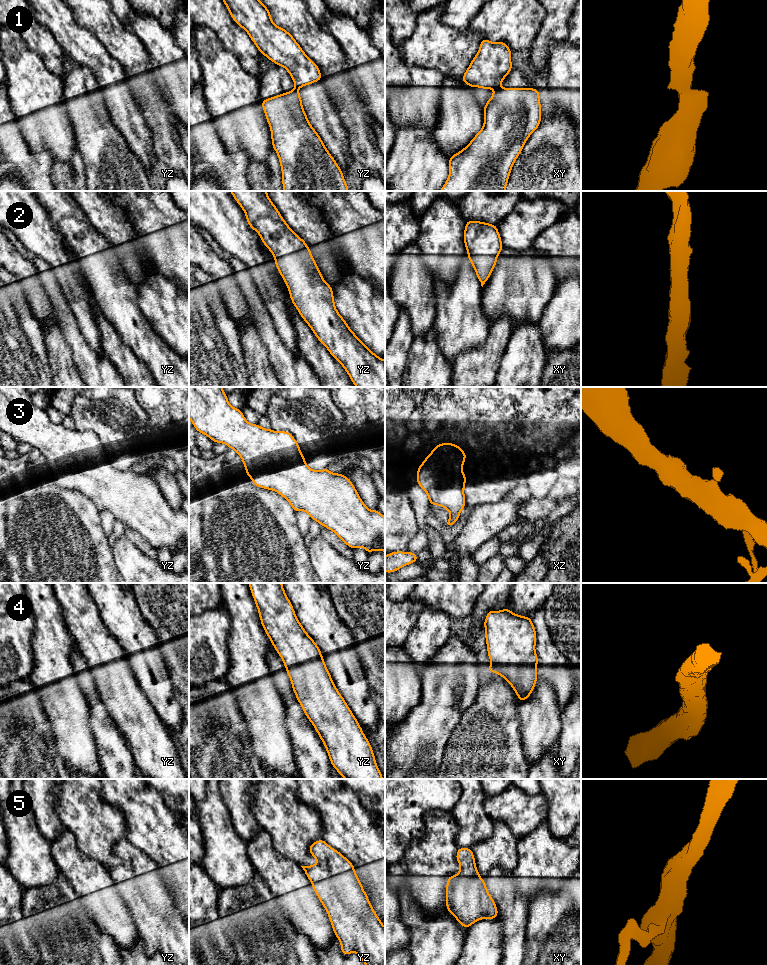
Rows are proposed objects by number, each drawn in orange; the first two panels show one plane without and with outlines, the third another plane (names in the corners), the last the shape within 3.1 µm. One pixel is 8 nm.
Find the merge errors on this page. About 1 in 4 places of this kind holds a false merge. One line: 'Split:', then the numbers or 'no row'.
Split: 1

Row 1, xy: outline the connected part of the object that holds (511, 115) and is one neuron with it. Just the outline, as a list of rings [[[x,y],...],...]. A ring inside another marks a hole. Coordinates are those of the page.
[[[498,88],[483,109],[484,125],[470,143],[449,158],[449,176],[440,191],[506,191],[517,157],[541,122],[540,91]]]

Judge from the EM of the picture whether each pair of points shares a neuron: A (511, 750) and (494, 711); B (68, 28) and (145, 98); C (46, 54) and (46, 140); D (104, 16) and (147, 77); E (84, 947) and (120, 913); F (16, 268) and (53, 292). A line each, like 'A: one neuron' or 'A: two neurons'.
A: one neuron
B: two neurons
C: two neurons
D: one neuron
E: two neurons
F: two neurons

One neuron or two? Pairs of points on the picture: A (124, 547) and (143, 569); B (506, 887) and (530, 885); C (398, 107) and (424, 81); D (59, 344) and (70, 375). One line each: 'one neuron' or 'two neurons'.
A: one neuron
B: two neurons
C: one neuron
D: one neuron

